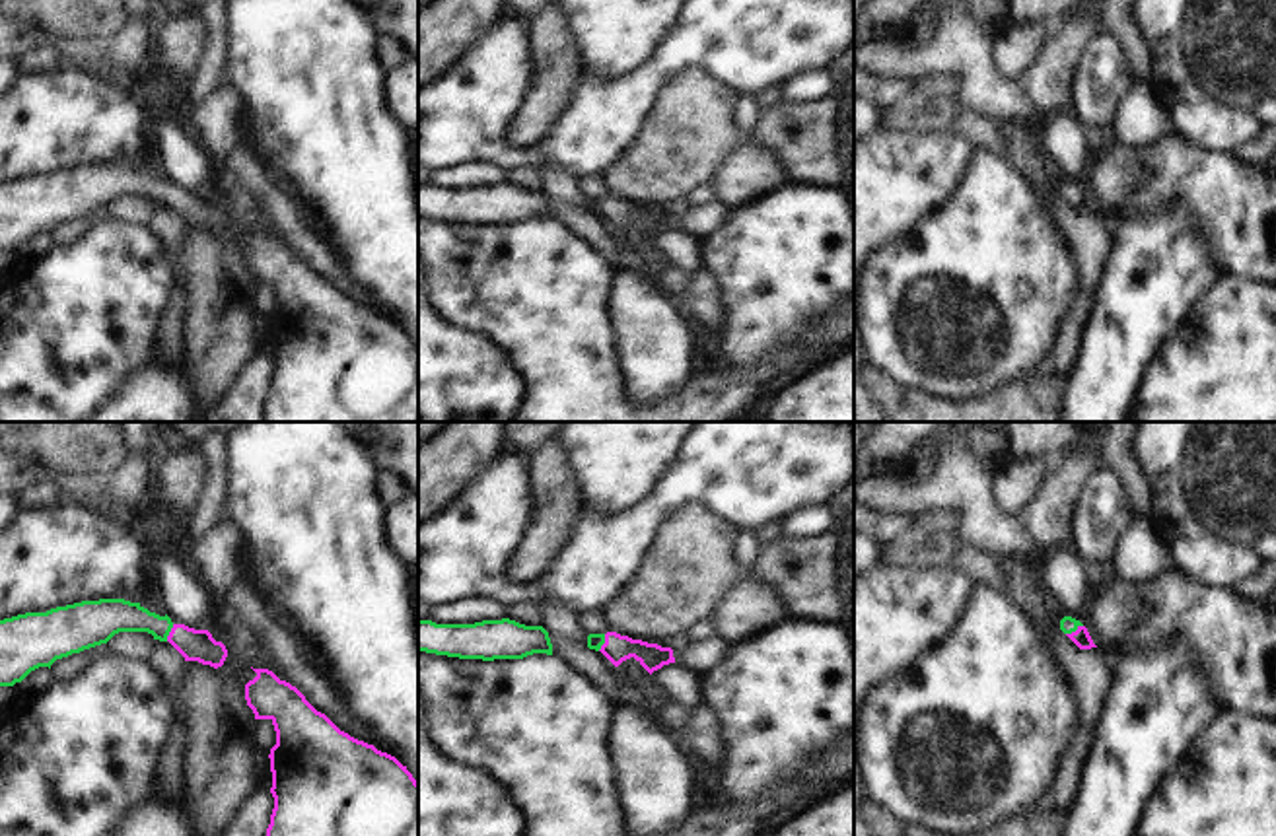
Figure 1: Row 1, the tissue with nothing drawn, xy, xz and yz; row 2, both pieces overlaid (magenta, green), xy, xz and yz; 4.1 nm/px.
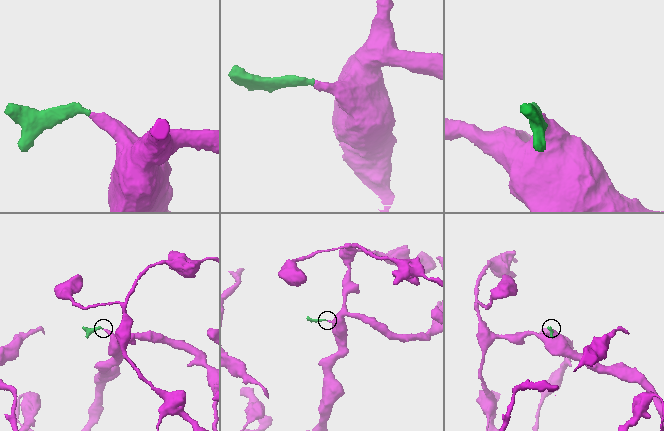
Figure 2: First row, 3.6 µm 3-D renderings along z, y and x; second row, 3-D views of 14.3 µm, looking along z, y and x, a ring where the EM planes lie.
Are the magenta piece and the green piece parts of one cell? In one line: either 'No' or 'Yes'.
Yes.

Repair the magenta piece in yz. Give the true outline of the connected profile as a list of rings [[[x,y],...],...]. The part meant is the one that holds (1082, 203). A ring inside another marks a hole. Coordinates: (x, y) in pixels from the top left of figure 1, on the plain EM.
[[[1064,181],[1060,185],[1060,194],[1080,212],[1080,214],[1091,214],[1097,212],[1087,196],[1087,192],[1072,183],[1072,181]]]

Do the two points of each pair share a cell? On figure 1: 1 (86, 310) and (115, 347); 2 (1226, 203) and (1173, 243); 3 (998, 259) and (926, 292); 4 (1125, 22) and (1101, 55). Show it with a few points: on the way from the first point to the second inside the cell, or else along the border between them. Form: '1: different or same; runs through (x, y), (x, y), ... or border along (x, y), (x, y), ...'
1: same; runs through (88, 319), (106, 337)
2: different; border along (1152, 210), (1179, 203), (1216, 267)
3: same; runs through (981, 277), (965, 292), (944, 292)
4: different; border along (1103, 30), (1117, 43), (1134, 76)

